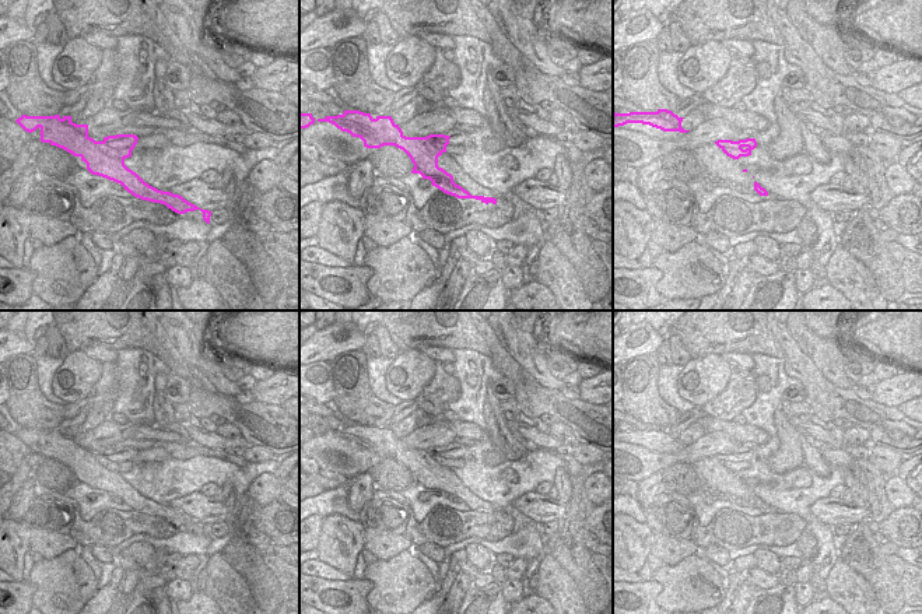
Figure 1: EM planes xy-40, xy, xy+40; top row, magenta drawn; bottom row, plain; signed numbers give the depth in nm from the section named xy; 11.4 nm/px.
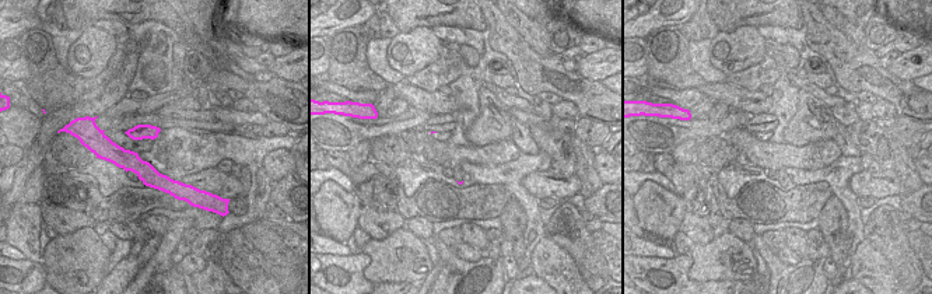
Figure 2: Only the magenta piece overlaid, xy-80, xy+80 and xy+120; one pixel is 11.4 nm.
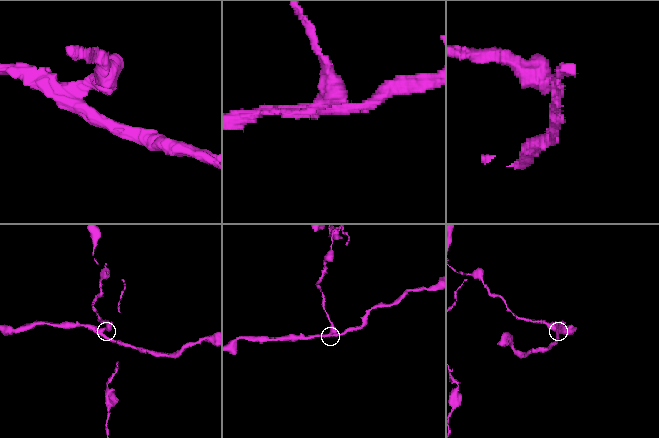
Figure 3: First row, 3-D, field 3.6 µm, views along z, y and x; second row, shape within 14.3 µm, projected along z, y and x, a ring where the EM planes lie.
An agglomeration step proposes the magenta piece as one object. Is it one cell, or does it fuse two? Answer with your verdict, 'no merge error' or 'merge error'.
merge error

